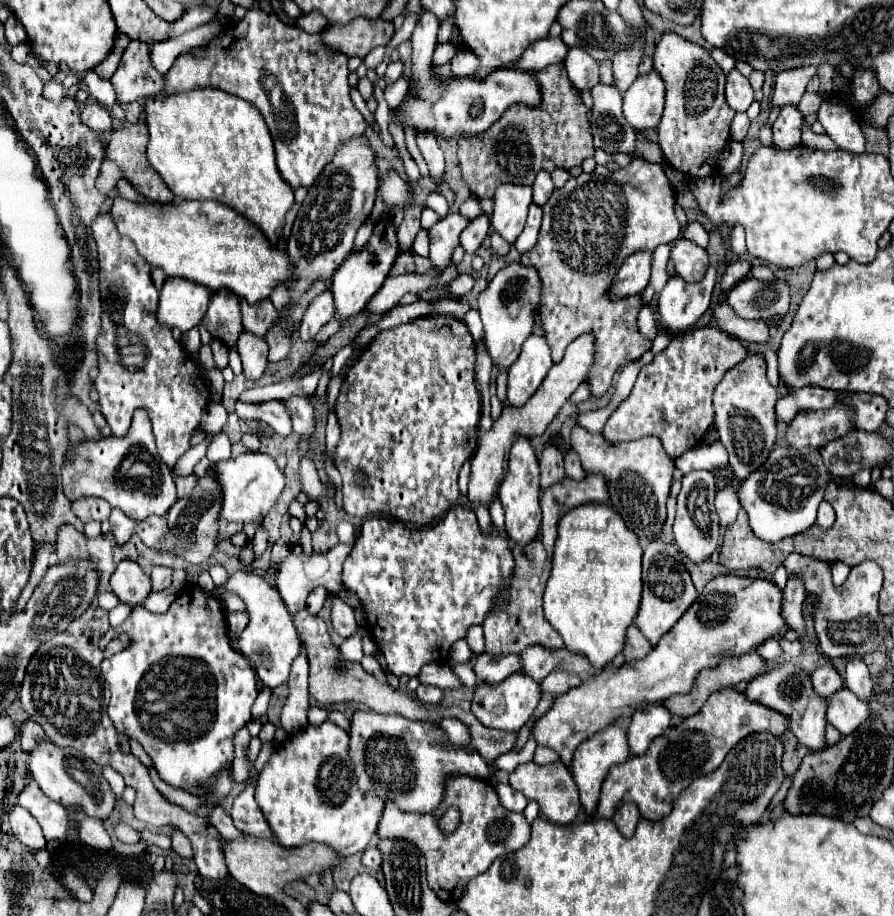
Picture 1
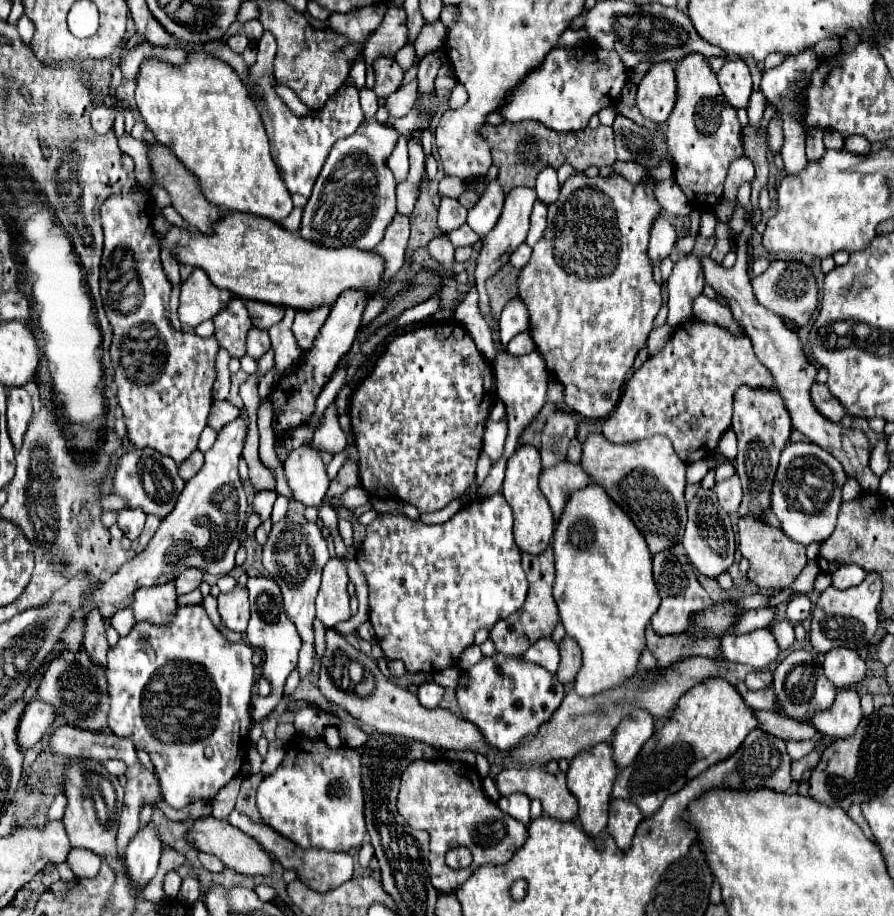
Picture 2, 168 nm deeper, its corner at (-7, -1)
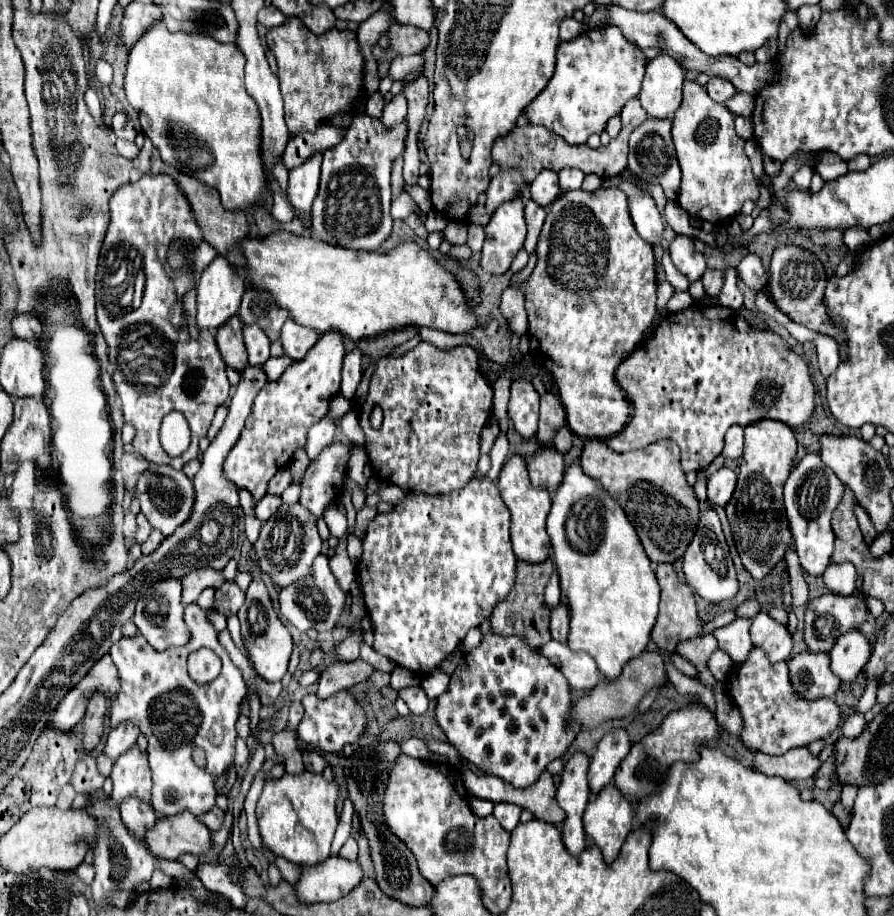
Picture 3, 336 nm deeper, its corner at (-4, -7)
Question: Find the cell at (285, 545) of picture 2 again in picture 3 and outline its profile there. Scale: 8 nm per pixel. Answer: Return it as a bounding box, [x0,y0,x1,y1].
[255,504,321,588]

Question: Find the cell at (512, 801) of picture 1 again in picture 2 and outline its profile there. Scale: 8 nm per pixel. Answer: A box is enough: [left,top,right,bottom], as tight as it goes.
[498,794,530,824]

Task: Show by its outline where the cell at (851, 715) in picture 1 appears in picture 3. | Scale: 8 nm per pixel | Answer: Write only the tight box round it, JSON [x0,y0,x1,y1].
[727,648,841,754]

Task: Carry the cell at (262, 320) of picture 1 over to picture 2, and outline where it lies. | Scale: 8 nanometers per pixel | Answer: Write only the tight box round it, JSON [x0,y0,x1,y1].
[246,300,286,330]

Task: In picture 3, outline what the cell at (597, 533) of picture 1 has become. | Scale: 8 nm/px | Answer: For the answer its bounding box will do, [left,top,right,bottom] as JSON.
[547,464,659,678]

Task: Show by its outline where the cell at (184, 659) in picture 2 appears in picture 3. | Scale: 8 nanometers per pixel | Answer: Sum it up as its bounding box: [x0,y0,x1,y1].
[109,604,247,818]

